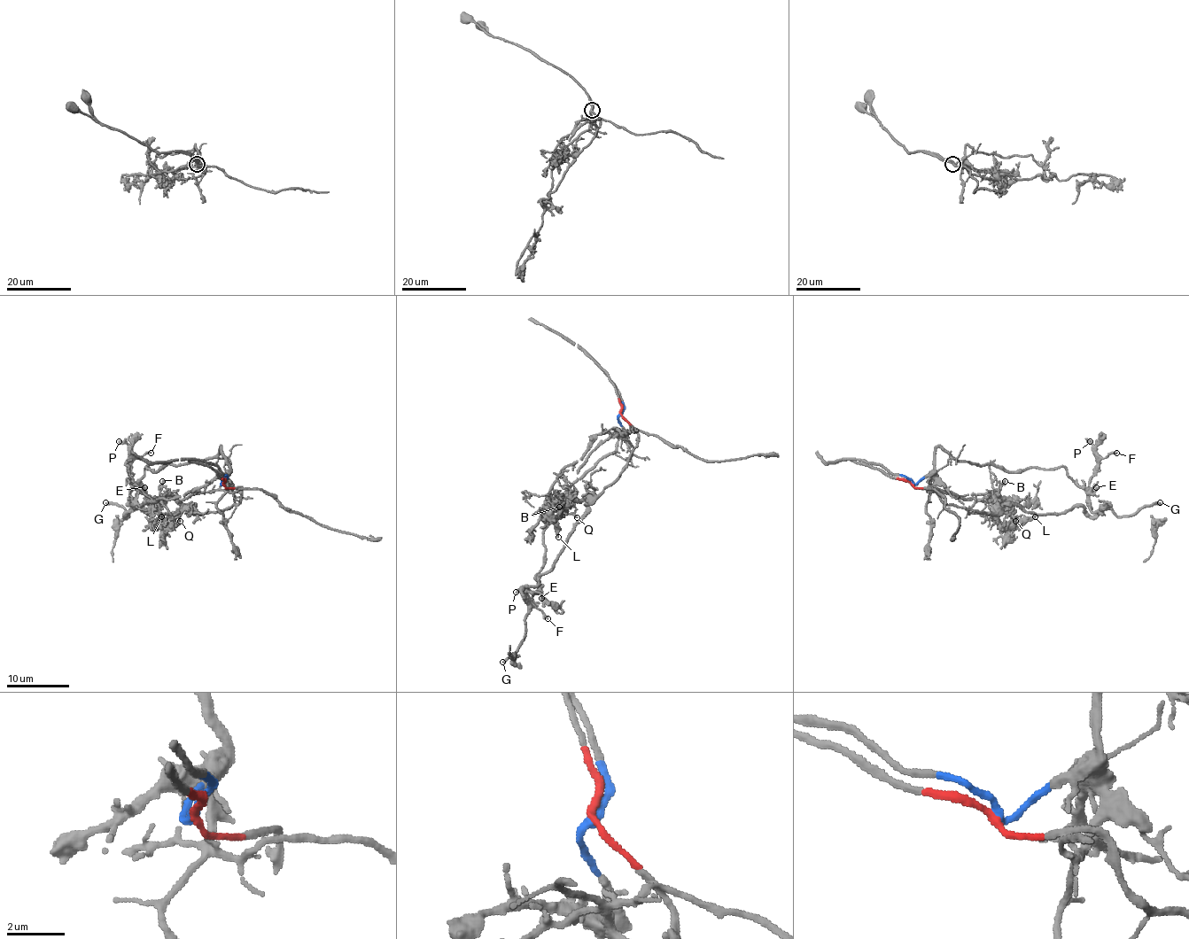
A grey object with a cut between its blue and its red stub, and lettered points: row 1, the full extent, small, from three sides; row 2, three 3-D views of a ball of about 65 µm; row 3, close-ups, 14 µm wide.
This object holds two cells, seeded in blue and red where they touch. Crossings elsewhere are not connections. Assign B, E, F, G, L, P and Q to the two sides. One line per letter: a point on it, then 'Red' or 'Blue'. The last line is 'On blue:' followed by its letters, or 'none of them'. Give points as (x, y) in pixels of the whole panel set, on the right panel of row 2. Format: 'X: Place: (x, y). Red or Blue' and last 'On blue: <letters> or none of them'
B: Place: (1005, 481). Red
E: Place: (1096, 487). Blue
F: Place: (1116, 453). Blue
G: Place: (1160, 502). Red
L: Place: (1035, 516). Red
P: Place: (1090, 441). Blue
Q: Place: (1015, 521). Red
On blue: E, F, P

